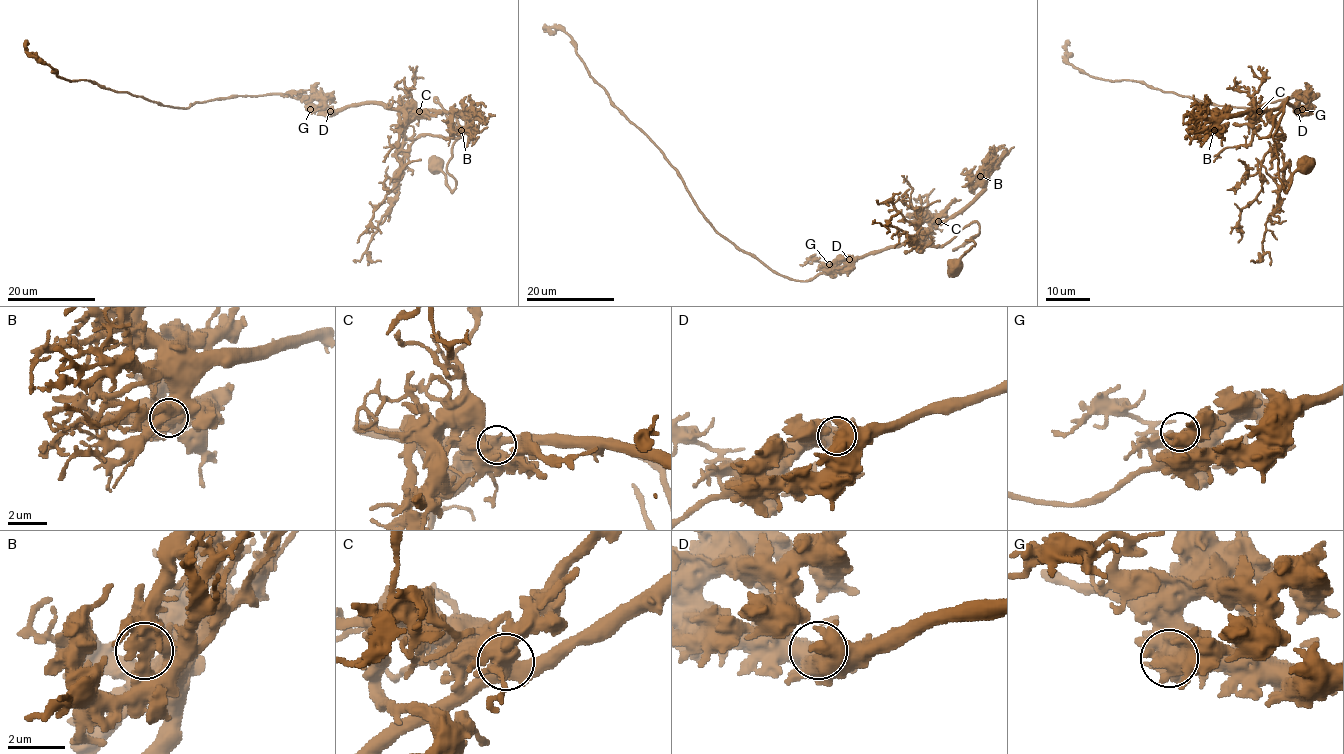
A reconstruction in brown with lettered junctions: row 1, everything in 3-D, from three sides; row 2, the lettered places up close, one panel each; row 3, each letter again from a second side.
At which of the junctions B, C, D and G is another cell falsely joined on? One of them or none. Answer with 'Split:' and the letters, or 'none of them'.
Split: C

